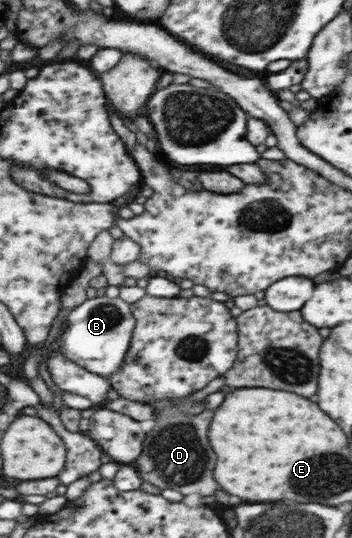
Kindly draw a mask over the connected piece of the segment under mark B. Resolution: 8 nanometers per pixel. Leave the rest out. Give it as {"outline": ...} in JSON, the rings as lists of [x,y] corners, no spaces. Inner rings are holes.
{"outline":[[[101,292],[66,313],[67,322],[60,337],[59,350],[92,374],[108,379],[120,368],[135,326],[129,304],[120,298],[106,298]]]}

